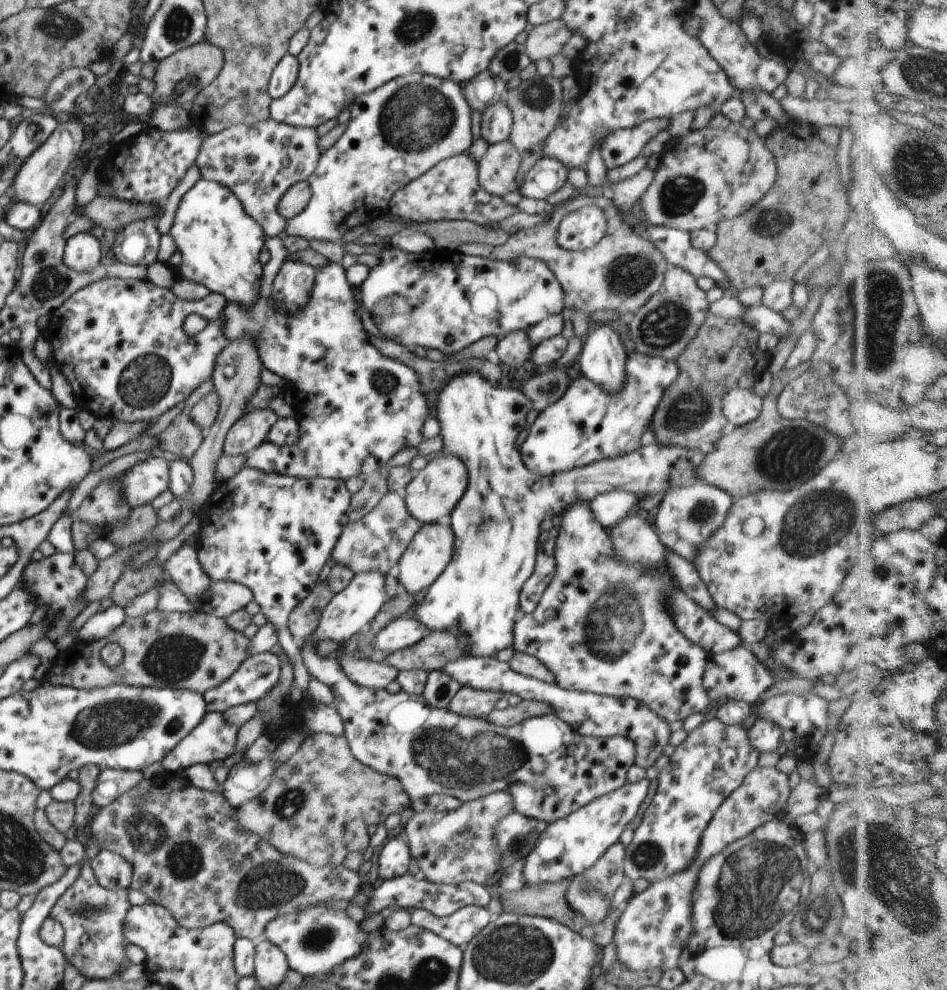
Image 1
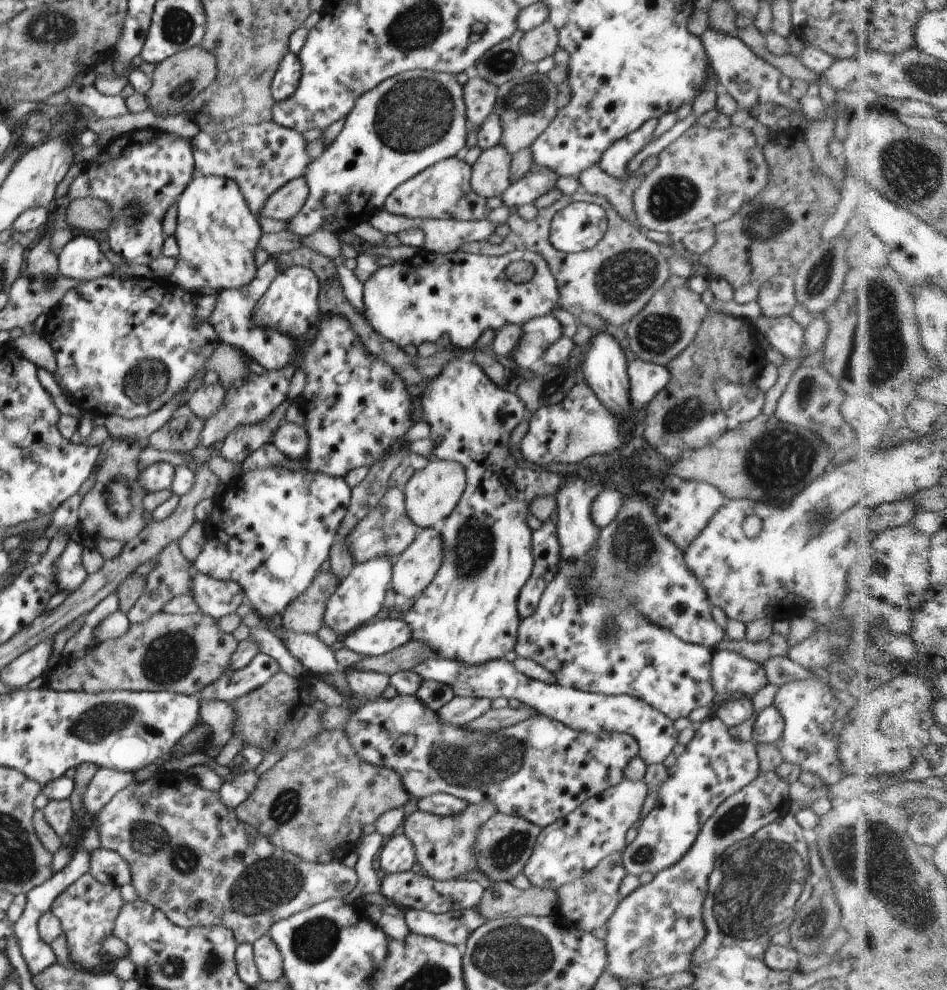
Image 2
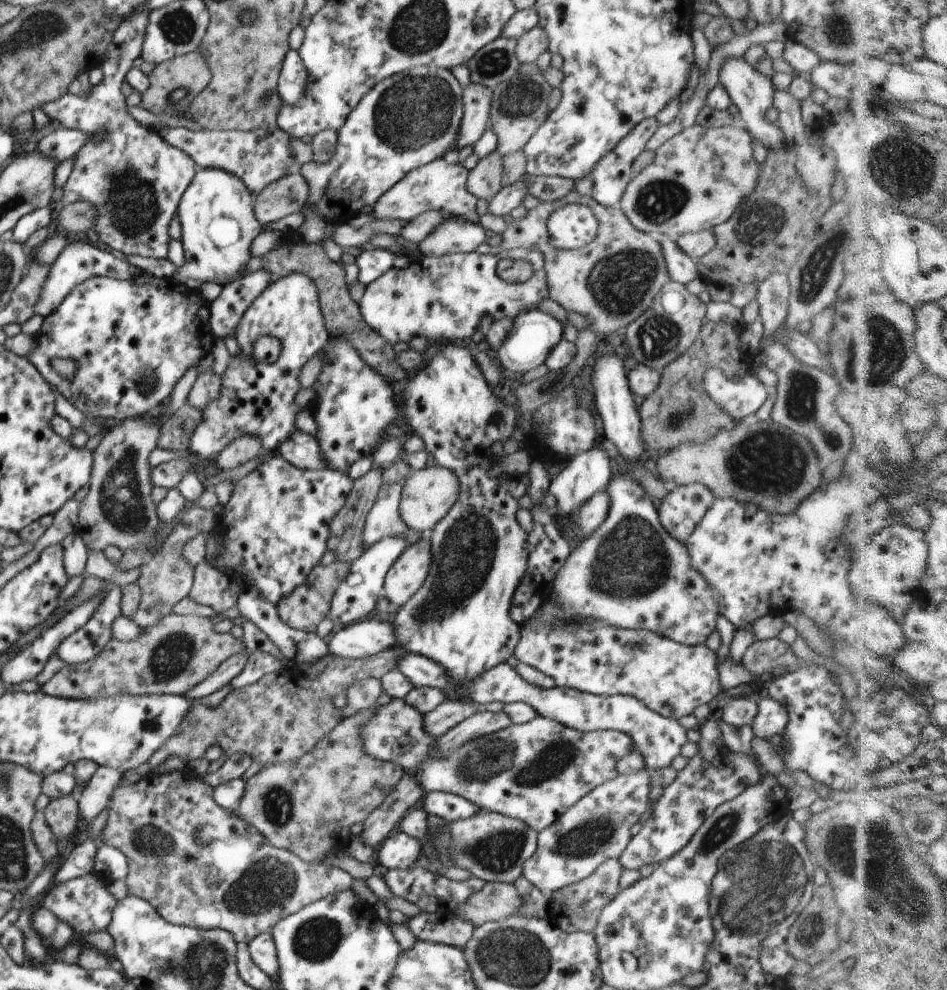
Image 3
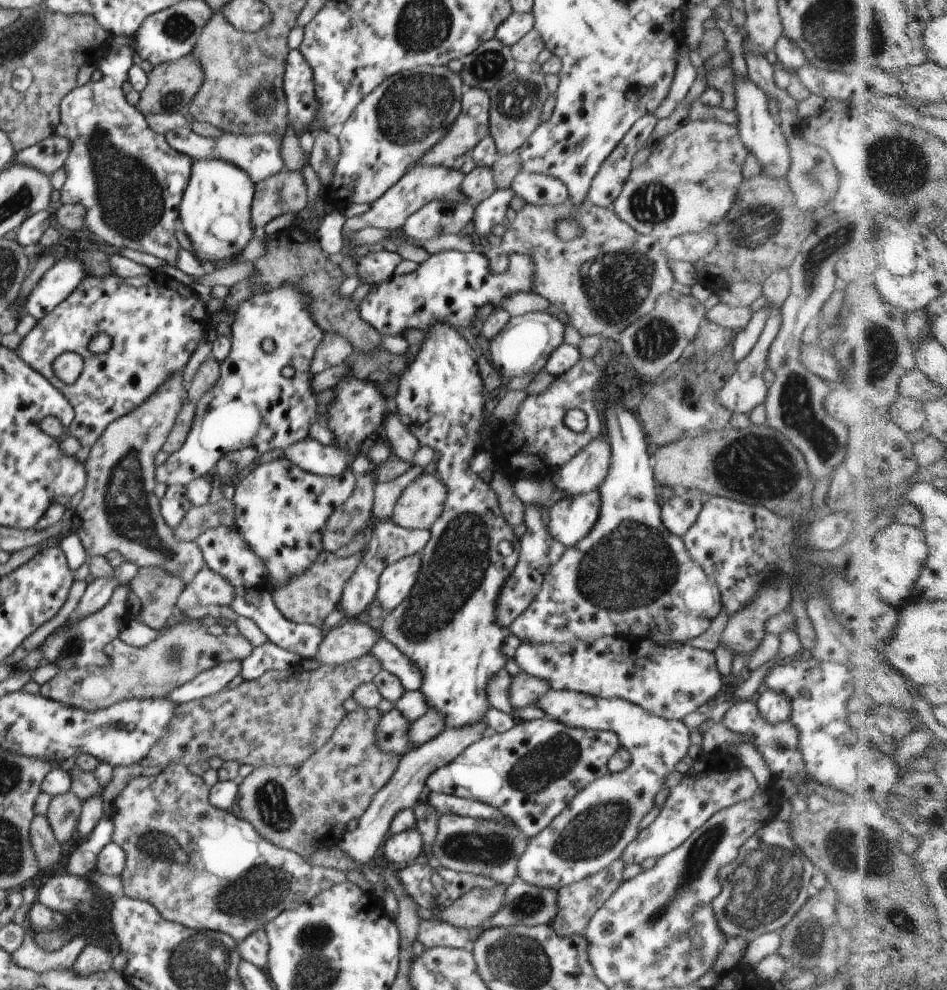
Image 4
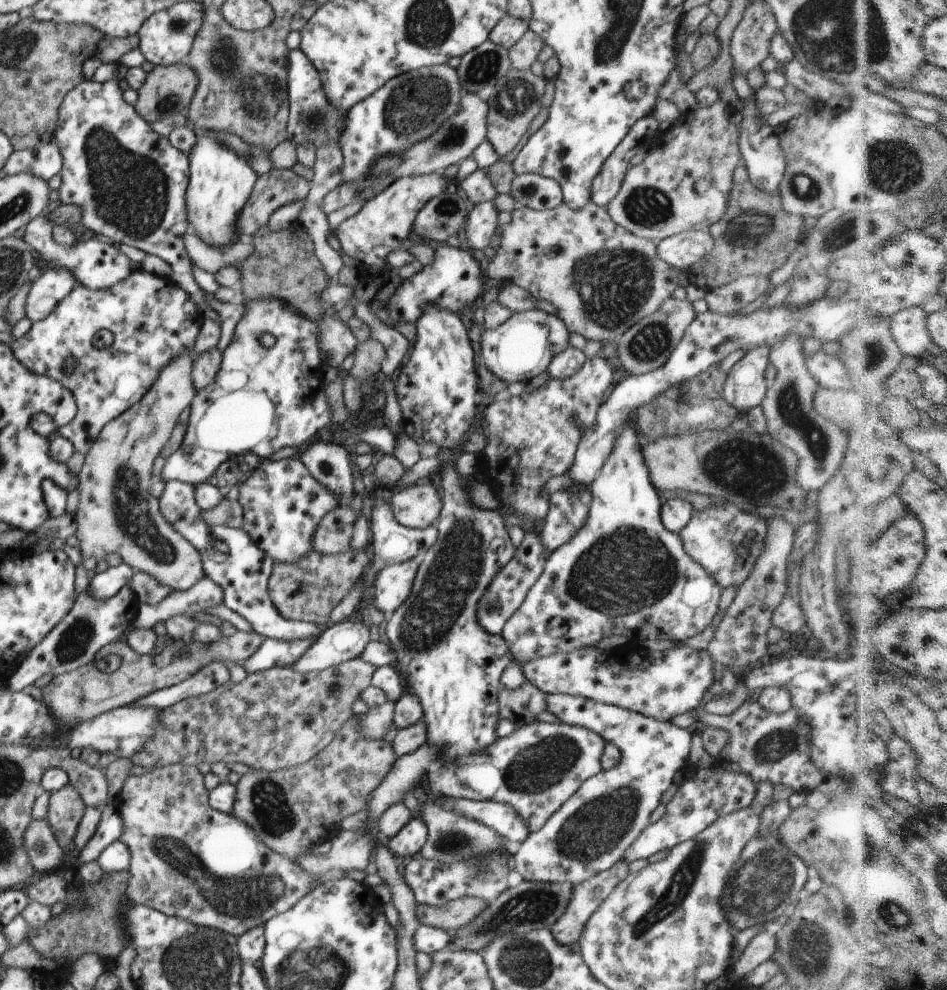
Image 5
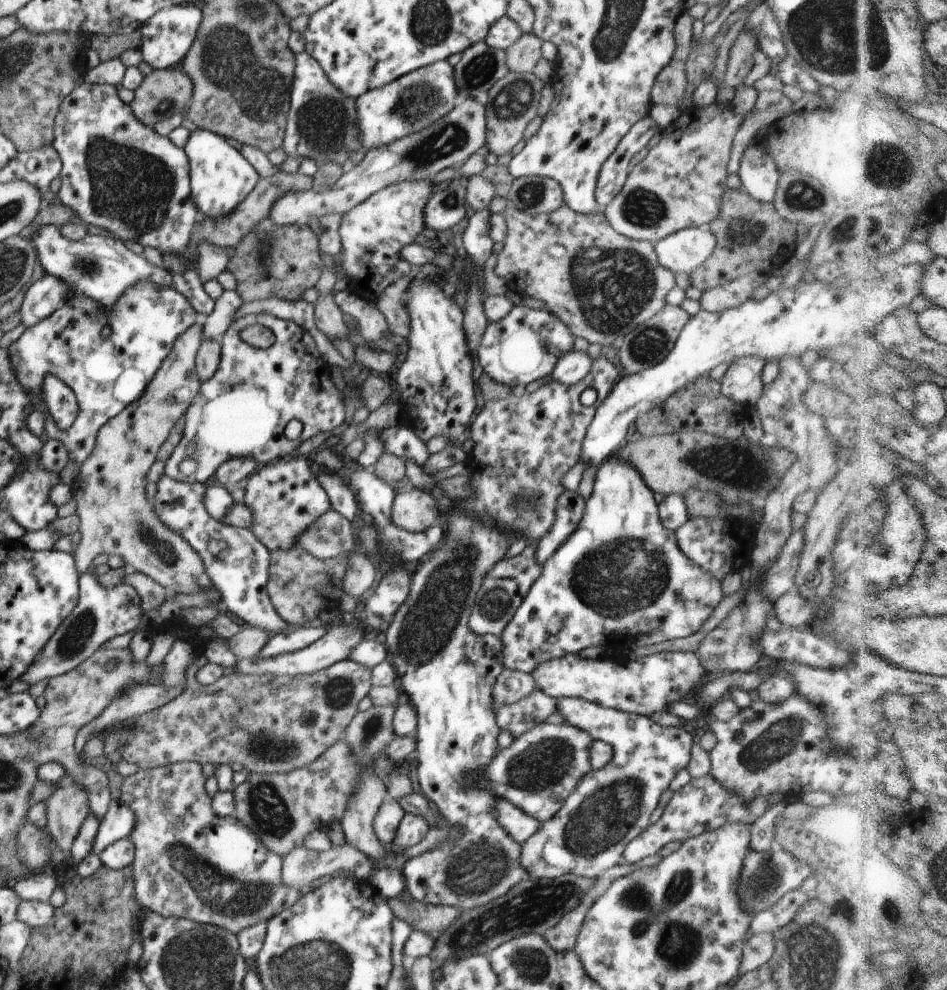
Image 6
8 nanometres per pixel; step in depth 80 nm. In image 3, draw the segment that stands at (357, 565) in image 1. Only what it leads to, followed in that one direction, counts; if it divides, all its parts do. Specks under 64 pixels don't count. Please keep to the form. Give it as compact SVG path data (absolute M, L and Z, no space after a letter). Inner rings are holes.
M384 483L381 486L361 532L363 552L384 537L398 537L403 533L411 532L400 516L402 489L403 483Z

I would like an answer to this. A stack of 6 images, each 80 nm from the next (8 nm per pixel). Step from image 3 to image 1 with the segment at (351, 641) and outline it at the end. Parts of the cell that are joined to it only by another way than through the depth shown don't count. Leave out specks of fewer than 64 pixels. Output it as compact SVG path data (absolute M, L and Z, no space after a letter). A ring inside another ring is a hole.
M414 617L390 621L376 636L373 645L376 650L399 651L415 645L430 632L424 623Z

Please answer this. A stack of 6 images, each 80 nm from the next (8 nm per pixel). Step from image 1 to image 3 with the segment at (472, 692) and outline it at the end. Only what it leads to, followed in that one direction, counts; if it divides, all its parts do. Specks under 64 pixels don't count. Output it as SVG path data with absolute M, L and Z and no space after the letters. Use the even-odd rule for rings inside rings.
M448 698L424 715L425 731L432 733L435 737L442 736L463 720L482 710L484 706L475 704L473 701Z

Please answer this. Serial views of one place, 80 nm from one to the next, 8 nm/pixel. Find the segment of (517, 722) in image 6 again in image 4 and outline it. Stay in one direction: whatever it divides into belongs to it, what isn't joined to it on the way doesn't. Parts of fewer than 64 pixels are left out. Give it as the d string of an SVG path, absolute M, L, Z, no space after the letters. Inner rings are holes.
M520 671L511 686L510 709L535 706L535 700L550 689L550 683L527 672Z

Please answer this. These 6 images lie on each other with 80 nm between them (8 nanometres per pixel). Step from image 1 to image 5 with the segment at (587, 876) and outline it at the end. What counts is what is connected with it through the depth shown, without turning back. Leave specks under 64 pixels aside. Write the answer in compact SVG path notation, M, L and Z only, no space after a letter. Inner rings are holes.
M620 860L608 870L578 883L573 888L566 910L550 928L554 938L563 945L579 941L592 911L595 911L600 903L610 896L612 889L628 875L628 863Z

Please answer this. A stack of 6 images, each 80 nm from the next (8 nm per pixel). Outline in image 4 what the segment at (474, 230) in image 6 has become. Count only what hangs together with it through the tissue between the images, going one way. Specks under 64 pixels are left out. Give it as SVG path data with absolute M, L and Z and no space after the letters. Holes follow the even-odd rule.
M510 187L507 189L496 188L490 198L480 202L473 216L478 239L482 237L488 238L492 226L503 222L506 217L506 210L508 210L514 195L516 194Z

